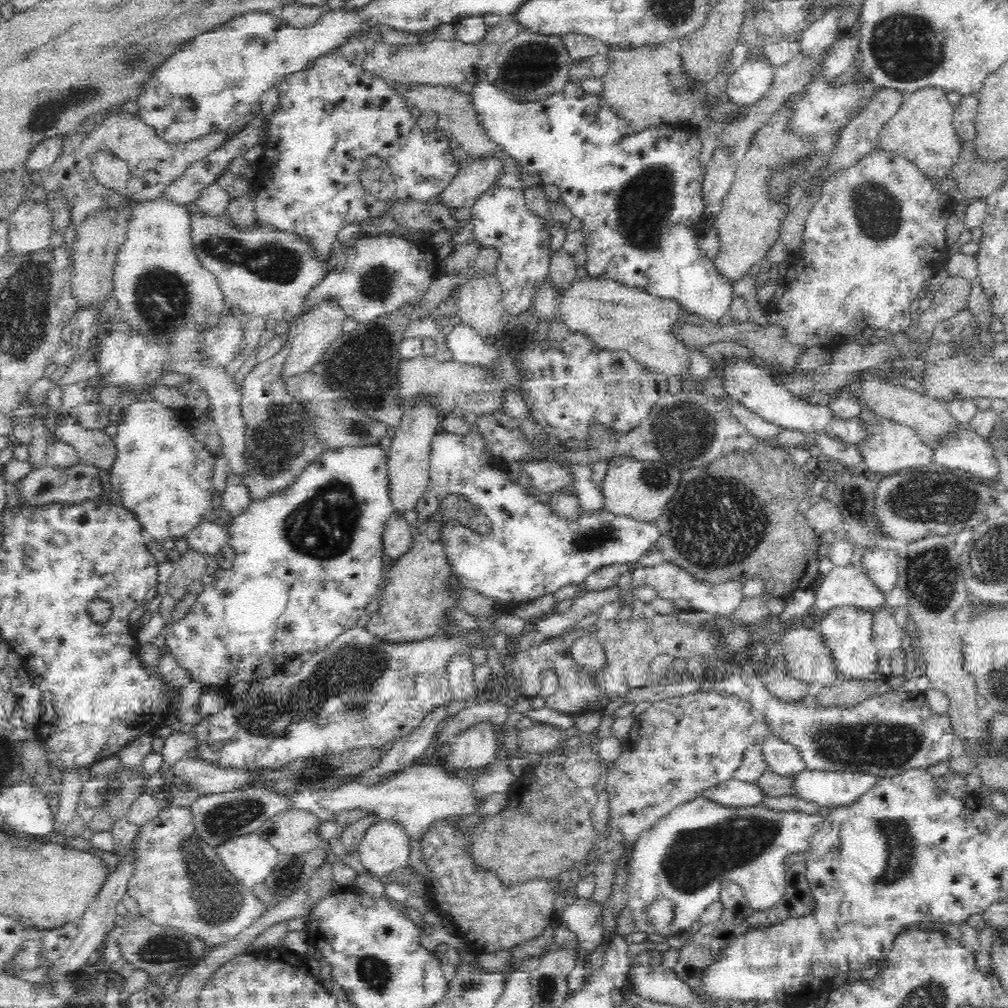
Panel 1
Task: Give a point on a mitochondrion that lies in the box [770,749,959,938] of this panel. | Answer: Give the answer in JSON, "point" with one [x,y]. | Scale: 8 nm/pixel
{"point":[899,838]}

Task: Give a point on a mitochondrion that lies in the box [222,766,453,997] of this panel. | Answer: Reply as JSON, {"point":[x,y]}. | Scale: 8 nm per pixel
{"point":[373,972]}

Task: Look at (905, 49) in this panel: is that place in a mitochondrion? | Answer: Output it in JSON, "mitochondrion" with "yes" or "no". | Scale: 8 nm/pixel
{"mitochondrion":"yes"}

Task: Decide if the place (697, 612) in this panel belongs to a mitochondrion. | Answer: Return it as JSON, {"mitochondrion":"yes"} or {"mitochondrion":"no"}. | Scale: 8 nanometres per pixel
{"mitochondrion":"no"}

